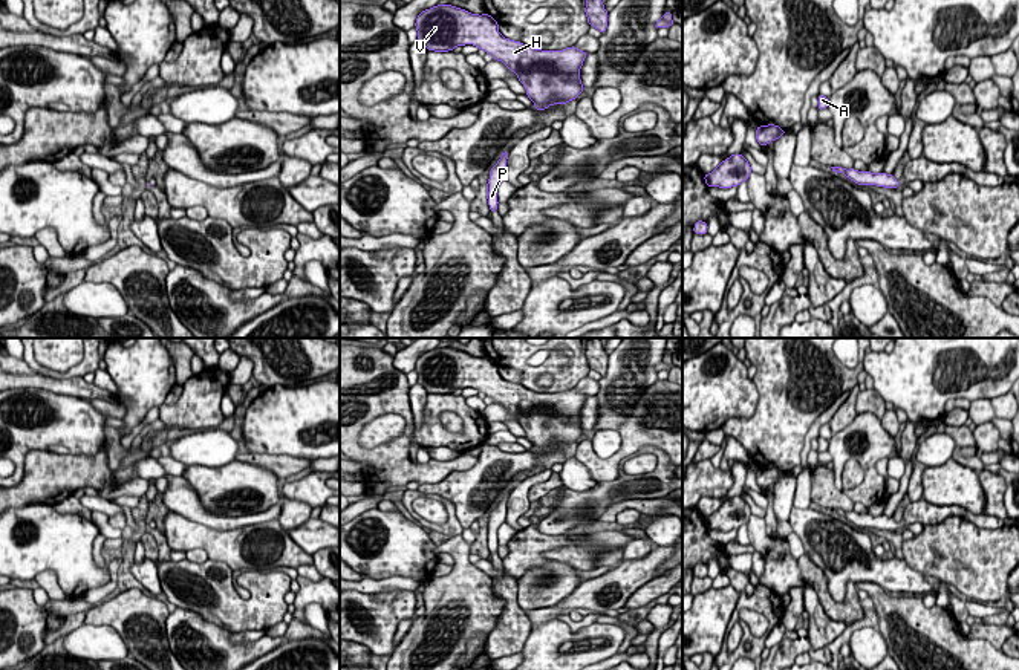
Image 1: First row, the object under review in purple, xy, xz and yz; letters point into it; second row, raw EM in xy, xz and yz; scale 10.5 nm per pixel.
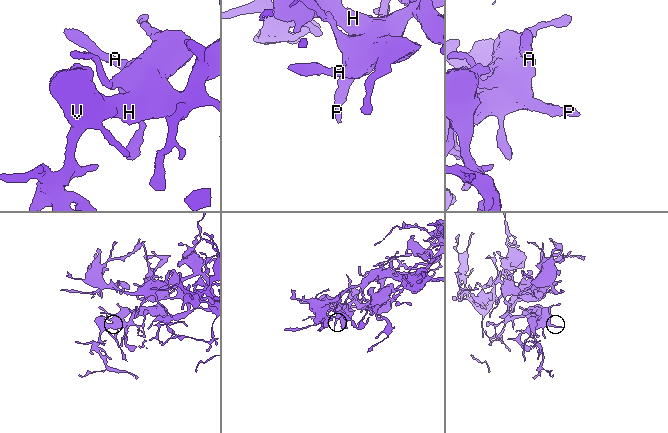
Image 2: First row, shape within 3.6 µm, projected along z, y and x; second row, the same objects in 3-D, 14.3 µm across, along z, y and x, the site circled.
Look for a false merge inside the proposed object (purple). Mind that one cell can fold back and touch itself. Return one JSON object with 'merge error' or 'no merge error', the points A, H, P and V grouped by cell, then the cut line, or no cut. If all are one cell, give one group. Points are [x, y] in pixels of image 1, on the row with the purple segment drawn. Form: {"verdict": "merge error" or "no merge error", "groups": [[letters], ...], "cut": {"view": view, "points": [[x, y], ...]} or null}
{"verdict": "no merge error", "groups": [["A", "H", "P", "V"]], "cut": null}

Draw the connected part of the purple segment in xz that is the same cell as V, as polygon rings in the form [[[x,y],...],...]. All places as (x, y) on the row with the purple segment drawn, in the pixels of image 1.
[[[453,5],[422,11],[415,28],[418,41],[427,50],[450,52],[473,44],[502,61],[517,75],[536,110],[568,104],[583,93],[580,69],[588,52],[575,46],[563,50],[532,49],[522,41],[505,38],[490,14],[471,14]]]

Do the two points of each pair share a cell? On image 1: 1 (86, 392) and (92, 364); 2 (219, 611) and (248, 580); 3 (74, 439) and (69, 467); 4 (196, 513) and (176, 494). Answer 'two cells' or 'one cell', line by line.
1: two cells
2: one cell
3: two cells
4: one cell

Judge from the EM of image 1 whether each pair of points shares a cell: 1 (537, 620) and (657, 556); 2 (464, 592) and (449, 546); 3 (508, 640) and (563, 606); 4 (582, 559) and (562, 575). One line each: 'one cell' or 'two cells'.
1: one cell
2: one cell
3: two cells
4: two cells

